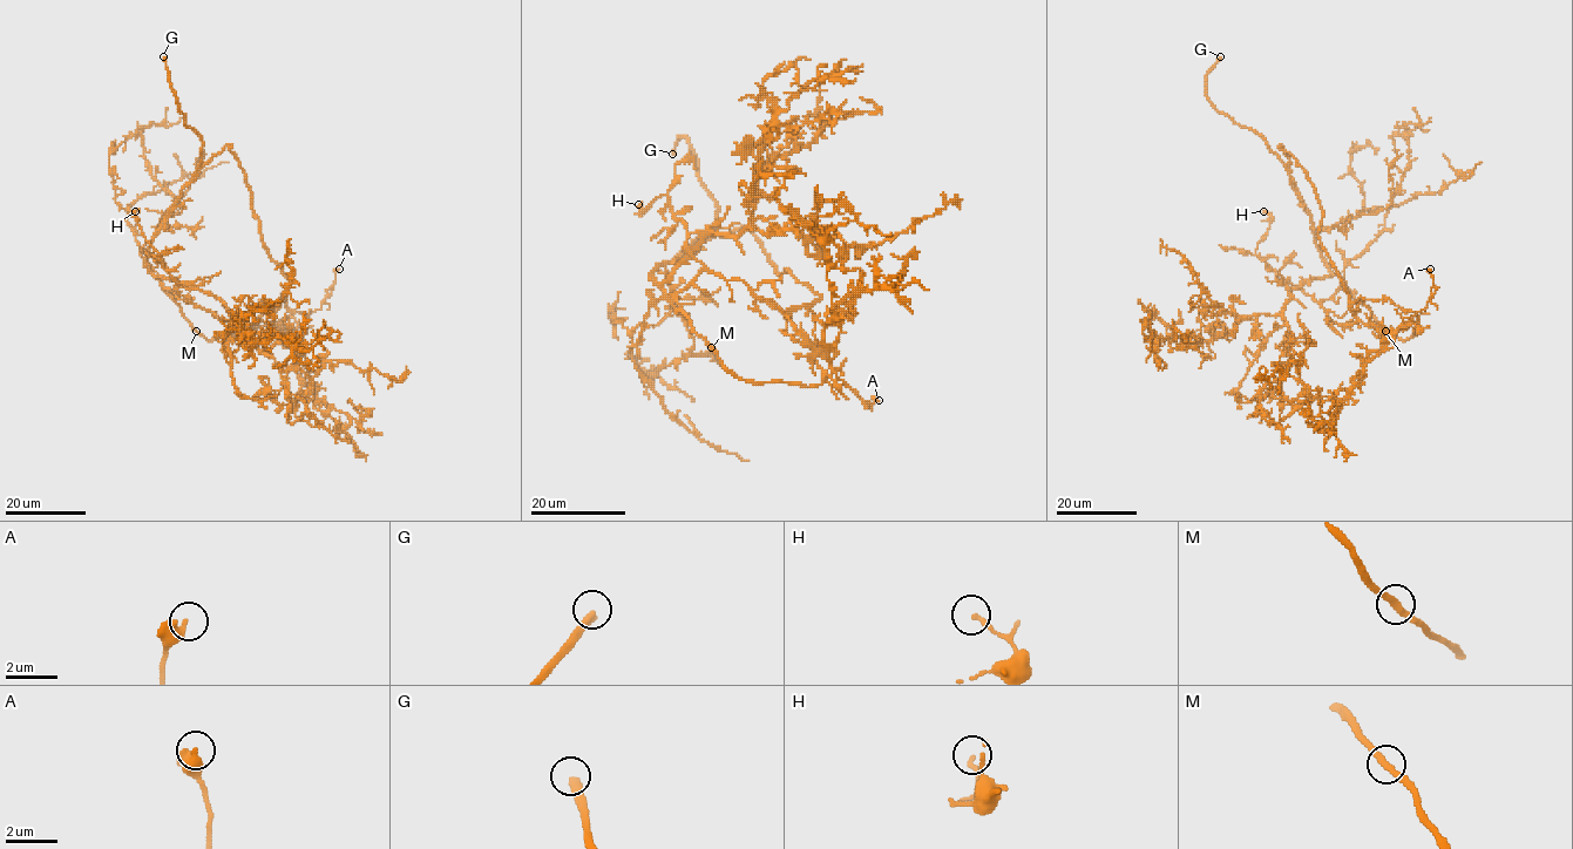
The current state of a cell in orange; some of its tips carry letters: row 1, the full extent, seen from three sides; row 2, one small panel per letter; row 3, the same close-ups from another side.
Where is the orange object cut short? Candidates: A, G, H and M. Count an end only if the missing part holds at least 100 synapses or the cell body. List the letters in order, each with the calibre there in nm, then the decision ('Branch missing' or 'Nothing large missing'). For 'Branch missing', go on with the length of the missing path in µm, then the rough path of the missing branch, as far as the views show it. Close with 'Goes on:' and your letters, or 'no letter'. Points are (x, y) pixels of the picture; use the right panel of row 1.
A: Thickness 440 nm. Nothing large missing
G: Thickness 340 nm. Branch missing. Missing length about 80 µm
H: Thickness 170 nm. Nothing large missing
M: Thickness 240 nm. Nothing large missing
Goes on: G

